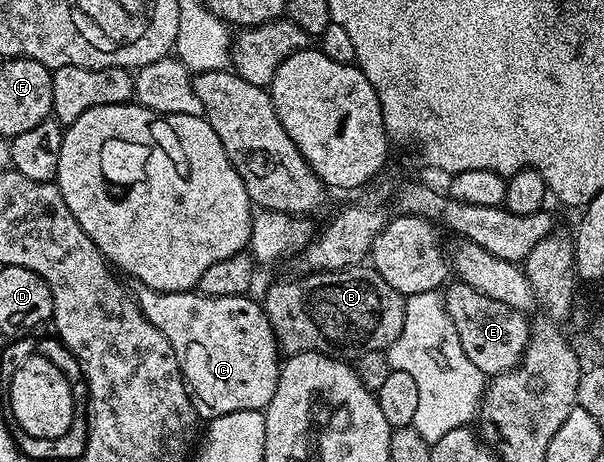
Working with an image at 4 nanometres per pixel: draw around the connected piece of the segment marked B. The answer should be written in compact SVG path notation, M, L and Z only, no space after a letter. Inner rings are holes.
M353 266L351 268L341 268L338 272L310 272L301 275L300 280L280 280L277 284L272 284L268 288L268 293L262 296L264 312L268 316L270 326L276 335L276 342L280 346L281 353L291 354L293 352L321 352L327 356L343 358L349 362L355 361L357 357L369 353L370 351L385 351L402 334L402 322L406 322L406 306L404 305L406 297L398 294L394 286L386 283L386 278L382 278L377 272L373 272L368 266Z

